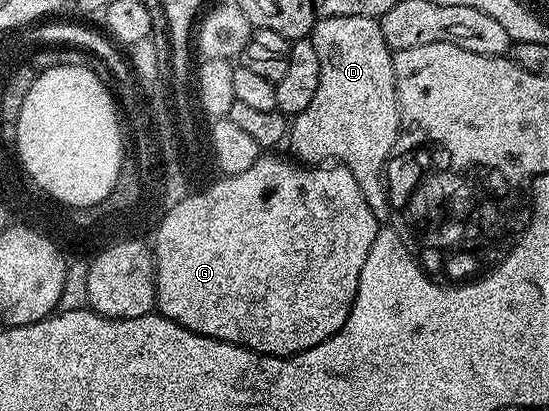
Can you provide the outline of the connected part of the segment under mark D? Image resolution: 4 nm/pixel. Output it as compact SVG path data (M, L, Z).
M323 16L314 23L311 39L315 54L319 54L319 90L311 98L311 106L292 117L287 133L287 145L298 161L309 166L322 162L336 162L346 168L359 182L369 208L379 222L389 219L389 198L385 187L385 163L393 154L393 147L401 131L401 112L397 109L393 53L383 42L380 23L371 16Z

